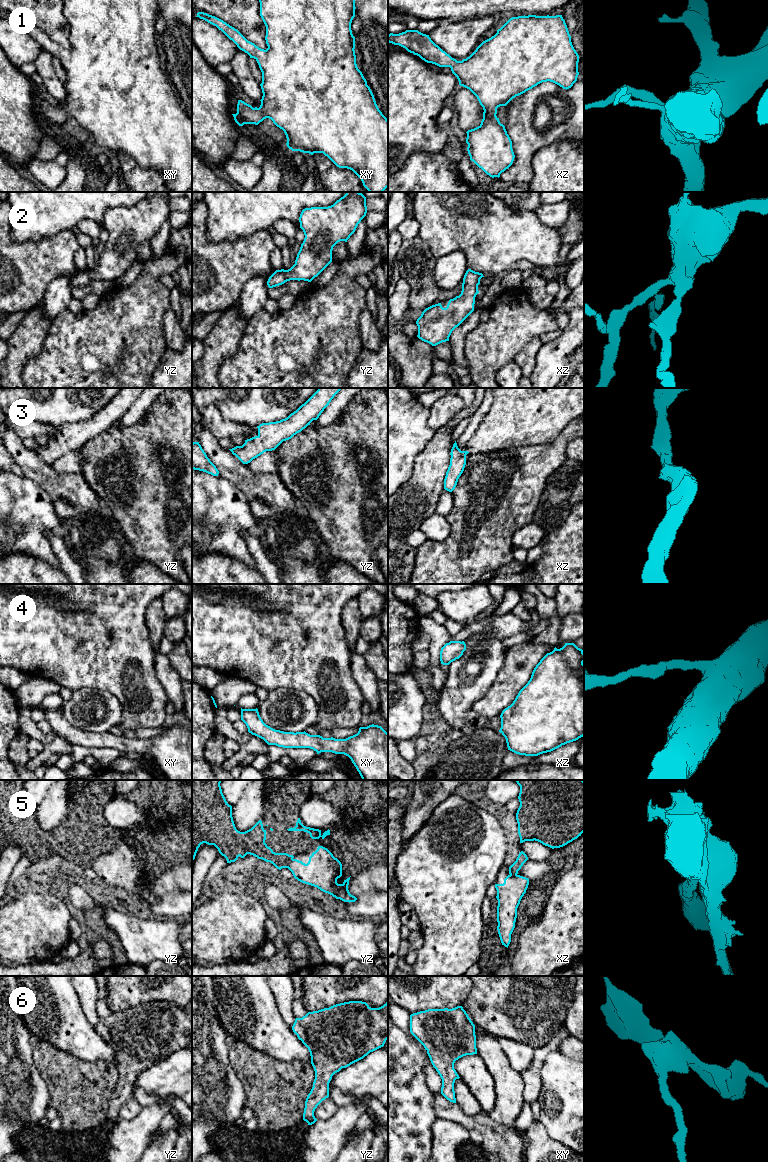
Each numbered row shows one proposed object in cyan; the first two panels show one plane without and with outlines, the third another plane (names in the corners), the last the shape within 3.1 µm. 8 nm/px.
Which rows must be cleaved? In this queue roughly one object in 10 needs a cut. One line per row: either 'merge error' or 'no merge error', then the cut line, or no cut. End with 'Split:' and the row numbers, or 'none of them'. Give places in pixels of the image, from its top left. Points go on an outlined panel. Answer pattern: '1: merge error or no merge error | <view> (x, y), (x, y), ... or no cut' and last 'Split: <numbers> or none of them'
1: no merge error | no cut
2: no merge error | no cut
3: no merge error | no cut
4: no merge error | no cut
5: no merge error | no cut
6: no merge error | no cut
Split: none of them

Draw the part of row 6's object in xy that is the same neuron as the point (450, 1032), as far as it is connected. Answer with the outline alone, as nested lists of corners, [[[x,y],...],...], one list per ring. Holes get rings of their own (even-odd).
[[[462,1006],[452,1009],[428,1009],[410,1015],[410,1032],[424,1046],[433,1067],[442,1079],[441,1094],[456,1103],[454,1083],[459,1075],[454,1063],[466,1055],[477,1054],[475,1025]]]

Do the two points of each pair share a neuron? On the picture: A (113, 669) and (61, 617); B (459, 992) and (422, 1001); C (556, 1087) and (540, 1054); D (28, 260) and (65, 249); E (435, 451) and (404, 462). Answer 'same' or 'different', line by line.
A: same
B: same
C: different
D: same
E: different

